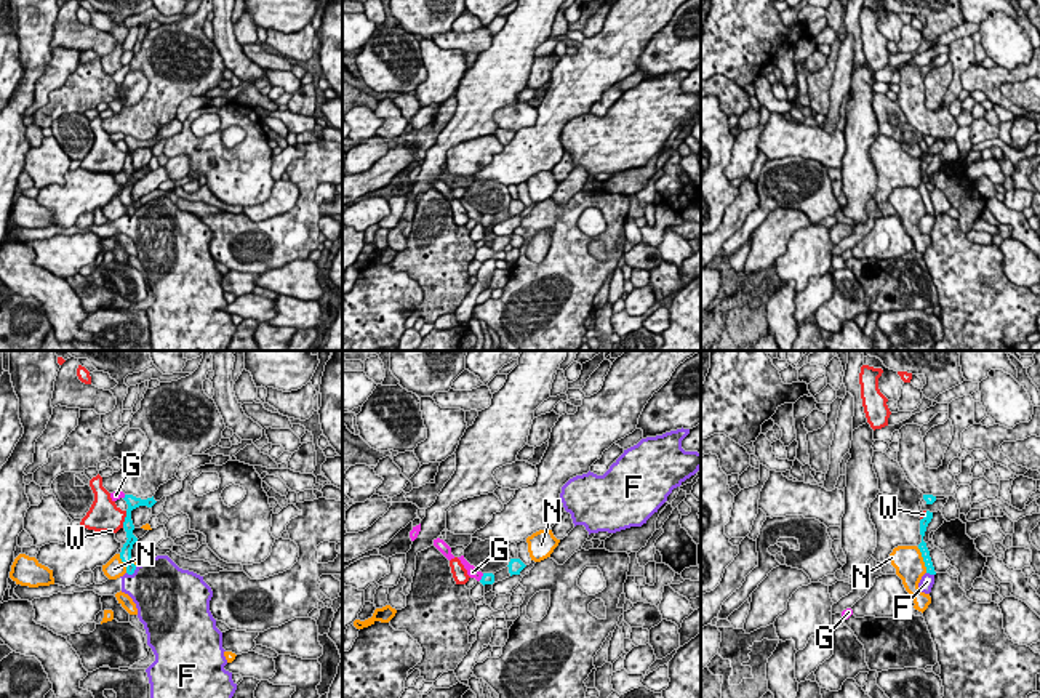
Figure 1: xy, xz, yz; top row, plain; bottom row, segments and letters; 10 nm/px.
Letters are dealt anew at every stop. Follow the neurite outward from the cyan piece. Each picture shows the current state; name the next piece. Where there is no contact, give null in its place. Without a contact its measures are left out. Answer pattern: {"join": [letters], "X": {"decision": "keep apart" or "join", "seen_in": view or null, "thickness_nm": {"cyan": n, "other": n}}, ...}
{"join": [], "F": {"decision": "keep apart", "seen_in": "xy", "thickness_nm": {"cyan": 120, "other": 480}}, "G": {"decision": "keep apart", "seen_in": "xz", "thickness_nm": {"cyan": 130, "other": 120}}, "N": {"decision": "keep apart", "seen_in": "yz", "thickness_nm": {"cyan": 90, "other": 300}}, "W": {"decision": "keep apart", "seen_in": "xy", "thickness_nm": {"cyan": 120, "other": 320}}}

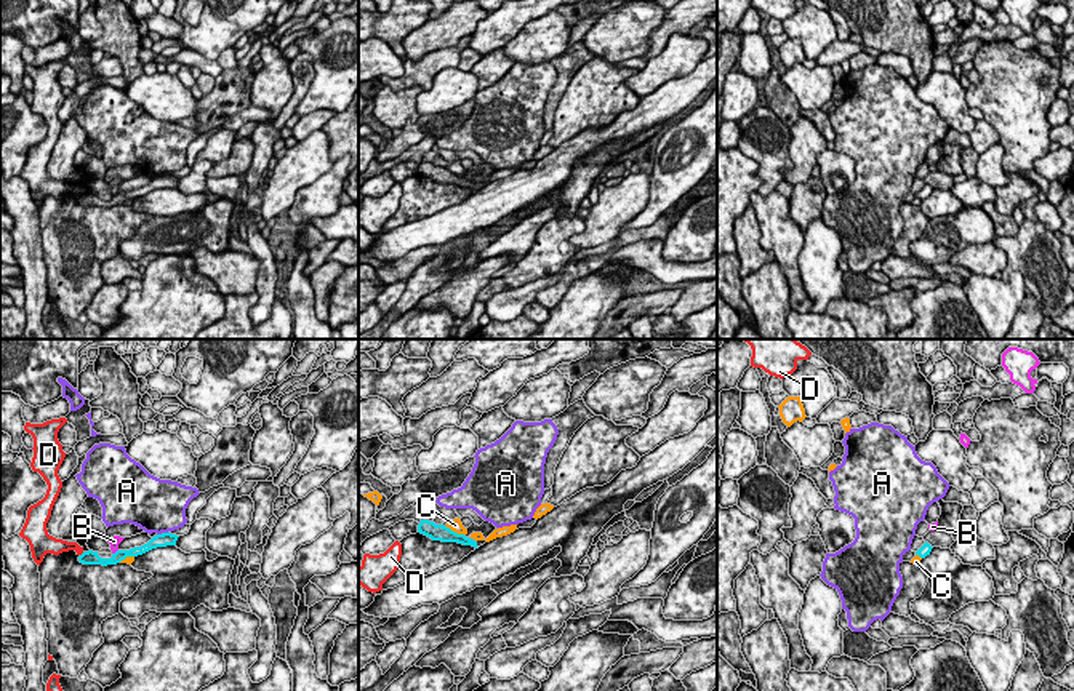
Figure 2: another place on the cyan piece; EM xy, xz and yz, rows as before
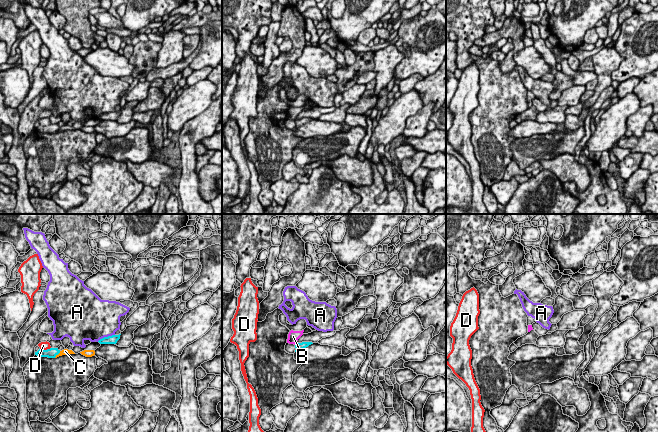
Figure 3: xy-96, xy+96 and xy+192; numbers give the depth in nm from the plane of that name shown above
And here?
{"join": [], "A": {"decision": "keep apart", "seen_in": "xy", "thickness_nm": {"cyan": 130, "other": 480}}, "B": {"decision": "keep apart", "seen_in": "xy", "thickness_nm": {"cyan": 130, "other": 100}}, "C": {"decision": "keep apart", "seen_in": "xz", "thickness_nm": {"cyan": 160, "other": 130}}, "D": {"decision": "keep apart", "seen_in": "xy", "thickness_nm": {"cyan": 140, "other": 140}}}

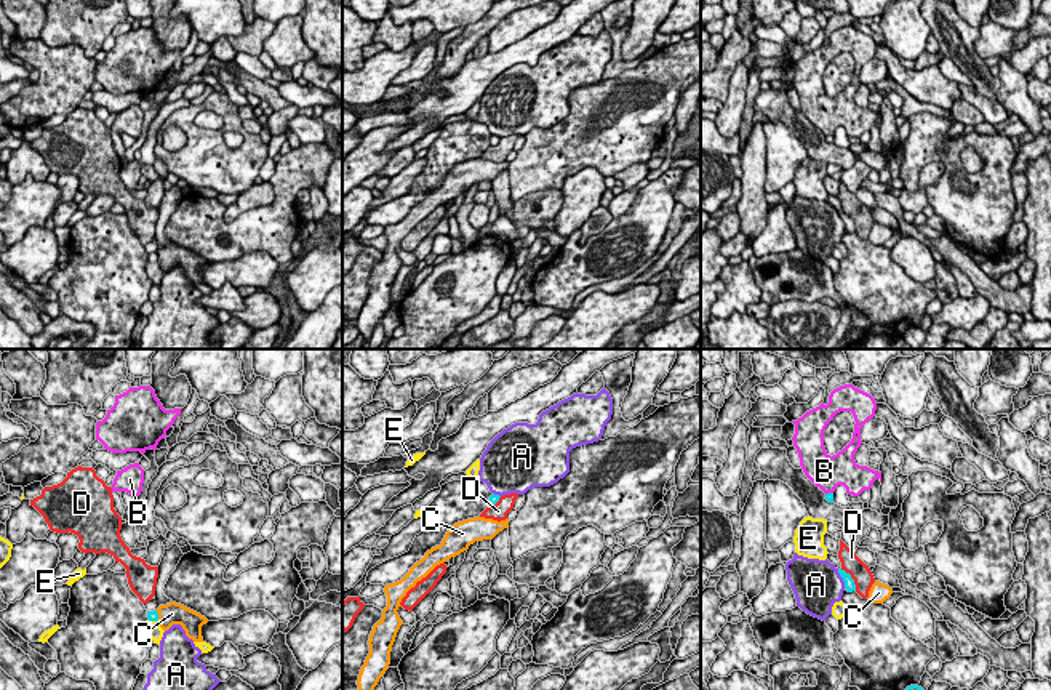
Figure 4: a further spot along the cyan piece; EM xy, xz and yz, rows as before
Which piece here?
{"join": [], "A": {"decision": "keep apart", "seen_in": "yz", "thickness_nm": {"cyan": 100, "other": 480}}, "B": {"decision": "keep apart", "seen_in": "yz", "thickness_nm": {"cyan": 90, "other": 340}}, "C": {"decision": "keep apart", "seen_in": "xy", "thickness_nm": {"cyan": 100, "other": 220}}, "D": {"decision": "keep apart", "seen_in": "yz", "thickness_nm": {"cyan": 100, "other": 200}}, "E": {"decision": "keep apart", "seen_in": "yz", "thickness_nm": {"cyan": 190, "other": 190}}}

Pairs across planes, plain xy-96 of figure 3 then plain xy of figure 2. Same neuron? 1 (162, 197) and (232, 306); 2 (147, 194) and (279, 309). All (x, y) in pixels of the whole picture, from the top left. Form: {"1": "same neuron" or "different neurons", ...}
{"1": "different neurons", "2": "same neuron"}

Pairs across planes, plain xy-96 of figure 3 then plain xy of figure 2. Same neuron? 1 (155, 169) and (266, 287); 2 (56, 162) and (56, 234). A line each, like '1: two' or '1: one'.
1: two
2: one

